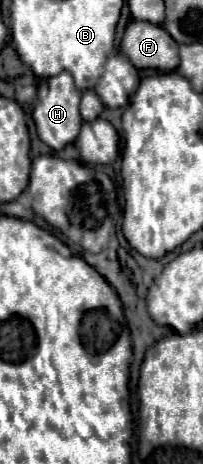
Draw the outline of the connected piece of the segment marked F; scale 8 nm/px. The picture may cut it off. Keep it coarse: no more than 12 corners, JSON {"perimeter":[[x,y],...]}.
{"perimeter":[[129,22],[121,52],[135,68],[175,70],[179,46],[167,30]]}

